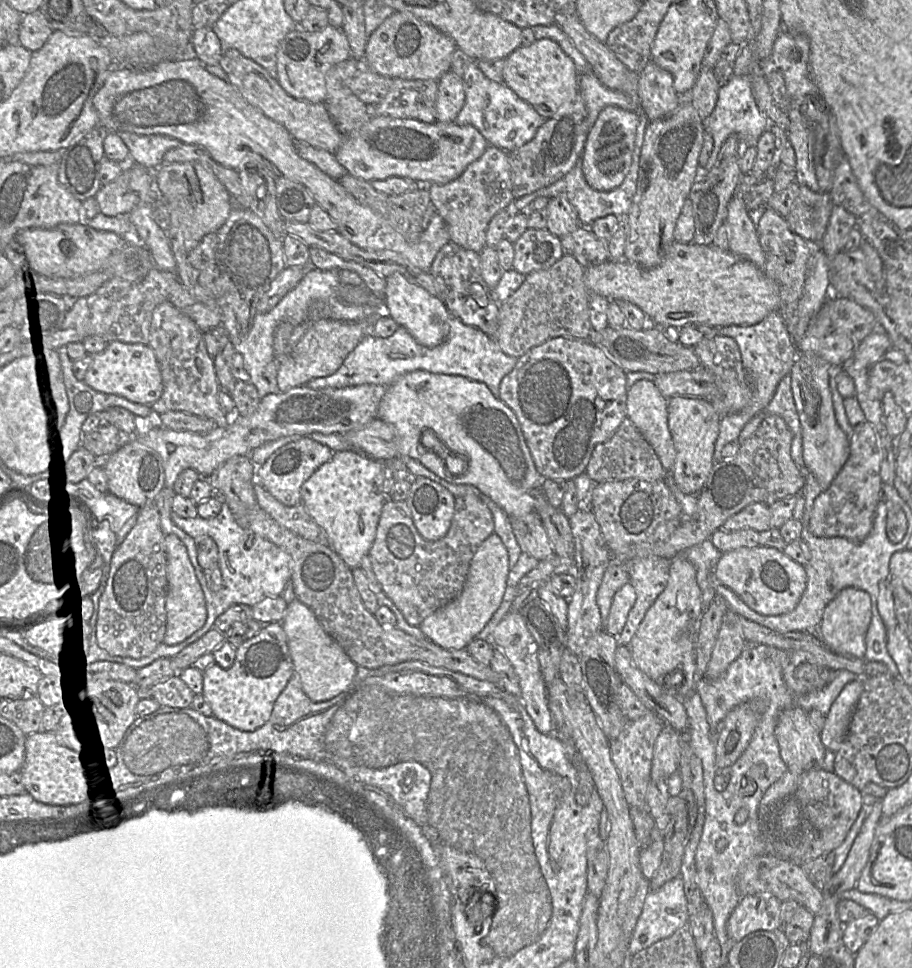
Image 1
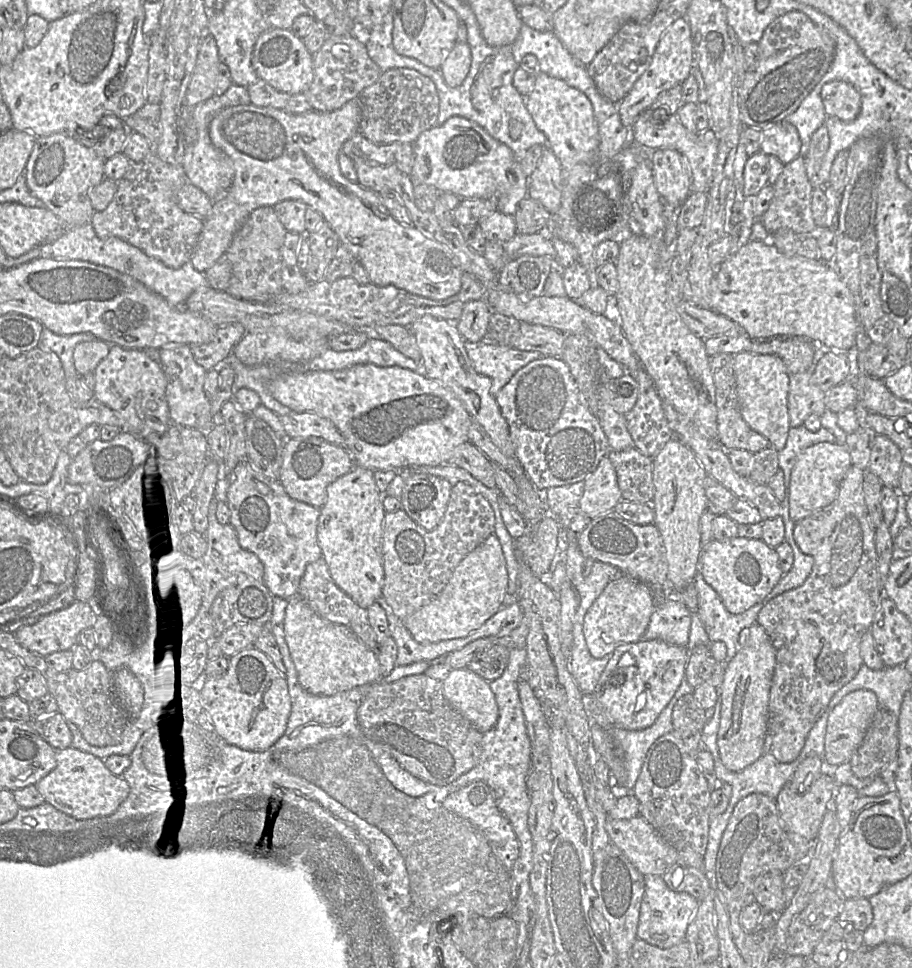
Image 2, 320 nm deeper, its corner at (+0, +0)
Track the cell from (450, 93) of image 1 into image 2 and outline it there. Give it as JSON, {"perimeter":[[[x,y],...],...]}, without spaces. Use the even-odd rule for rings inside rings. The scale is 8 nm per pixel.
{"perimeter":[[[456,42],[438,69],[448,86],[458,87],[463,83],[469,73],[471,60],[467,42]]]}

